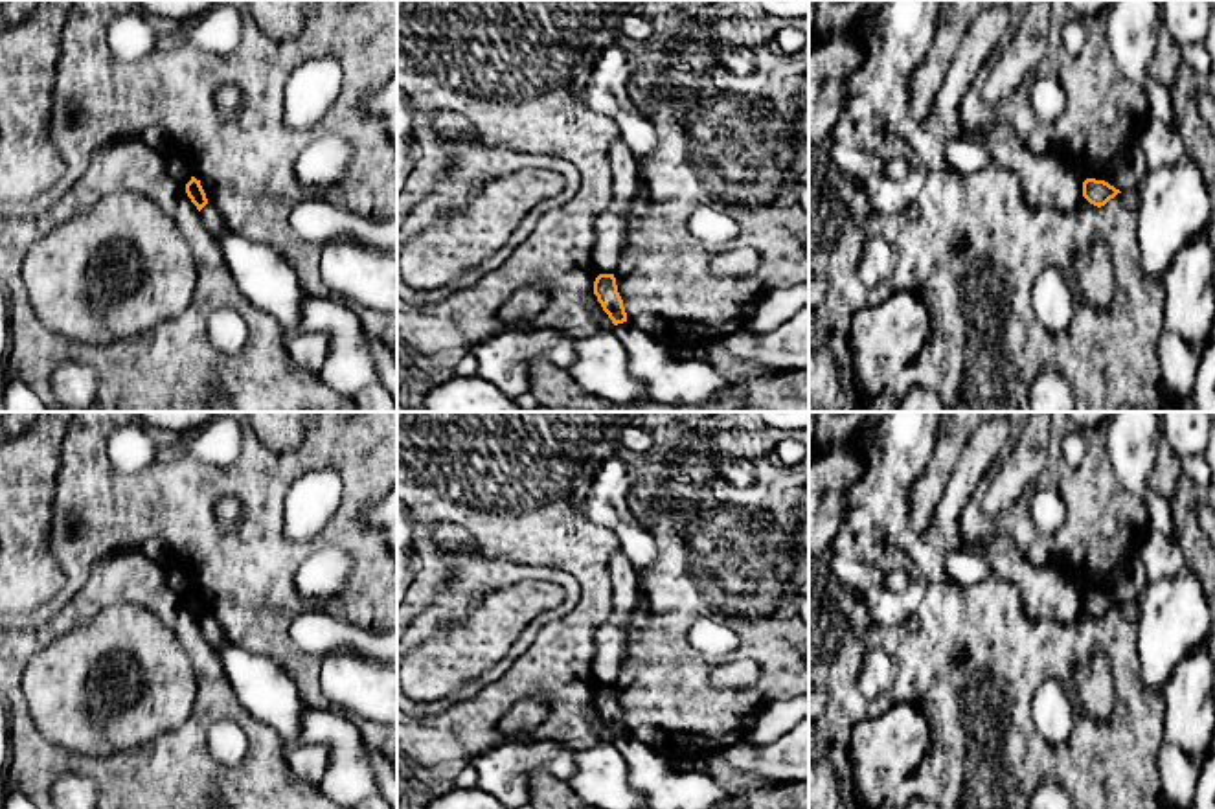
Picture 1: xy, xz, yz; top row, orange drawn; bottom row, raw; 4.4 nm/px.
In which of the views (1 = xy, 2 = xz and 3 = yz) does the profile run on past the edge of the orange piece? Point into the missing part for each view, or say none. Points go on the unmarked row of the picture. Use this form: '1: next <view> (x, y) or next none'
1: next none
2: next none
3: next none

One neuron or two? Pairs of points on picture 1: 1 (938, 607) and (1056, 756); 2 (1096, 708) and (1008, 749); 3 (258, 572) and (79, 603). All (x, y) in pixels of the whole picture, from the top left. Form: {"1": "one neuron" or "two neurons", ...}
{"1": "one neuron", "2": "one neuron", "3": "one neuron"}

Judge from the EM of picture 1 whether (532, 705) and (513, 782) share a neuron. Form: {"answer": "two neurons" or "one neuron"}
{"answer": "two neurons"}

